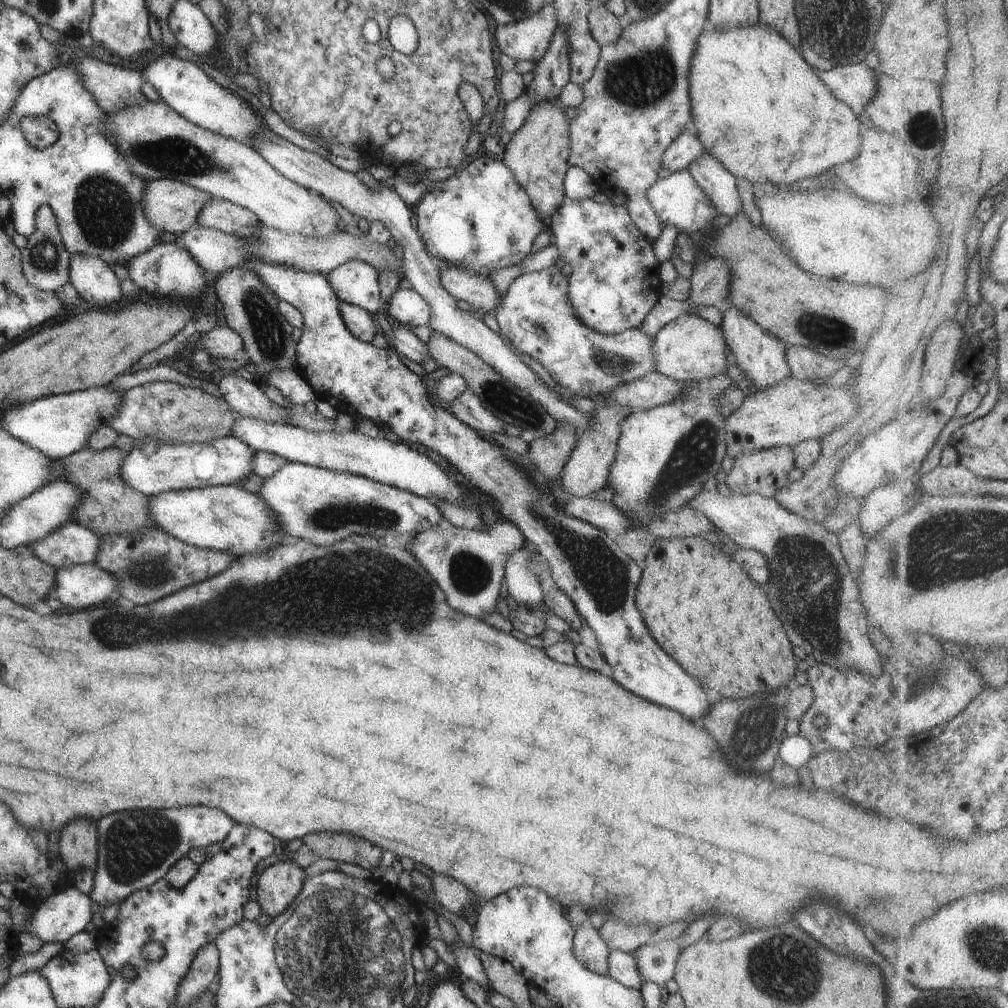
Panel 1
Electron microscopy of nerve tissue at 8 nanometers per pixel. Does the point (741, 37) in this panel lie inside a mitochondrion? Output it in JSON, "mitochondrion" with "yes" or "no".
{"mitochondrion":"no"}

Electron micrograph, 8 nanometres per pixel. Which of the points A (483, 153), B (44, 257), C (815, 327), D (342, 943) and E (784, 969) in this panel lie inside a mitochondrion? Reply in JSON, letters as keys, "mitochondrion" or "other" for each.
{"A":"other","B":"mitochondrion","C":"mitochondrion","D":"mitochondrion","E":"mitochondrion"}

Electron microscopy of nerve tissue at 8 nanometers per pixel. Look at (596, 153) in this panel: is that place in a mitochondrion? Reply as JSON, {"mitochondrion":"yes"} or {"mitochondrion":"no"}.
{"mitochondrion":"no"}

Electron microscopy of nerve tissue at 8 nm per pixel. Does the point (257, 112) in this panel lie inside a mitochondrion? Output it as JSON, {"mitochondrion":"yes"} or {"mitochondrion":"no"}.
{"mitochondrion":"no"}

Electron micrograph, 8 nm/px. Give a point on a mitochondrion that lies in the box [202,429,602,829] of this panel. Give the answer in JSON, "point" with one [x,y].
{"point":[331,518]}

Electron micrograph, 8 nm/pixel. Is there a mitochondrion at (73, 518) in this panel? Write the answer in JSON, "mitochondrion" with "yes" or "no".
{"mitochondrion":"no"}

